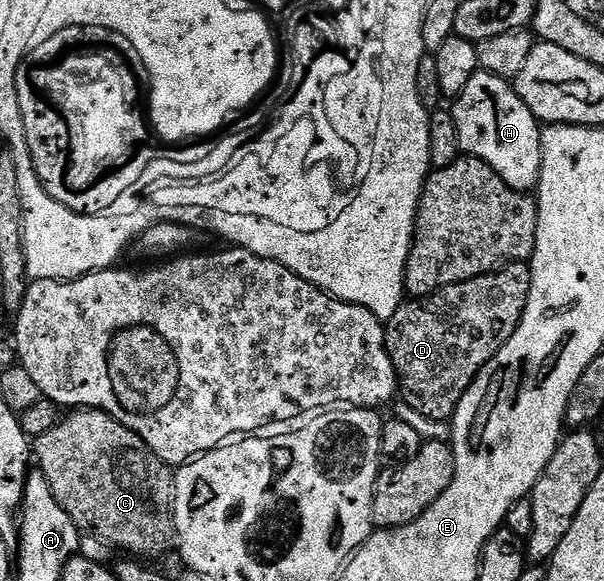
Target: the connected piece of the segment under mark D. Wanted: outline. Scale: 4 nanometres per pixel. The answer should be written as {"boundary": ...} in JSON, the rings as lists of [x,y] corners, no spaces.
{"boundary":[[[509,263],[486,275],[475,277],[455,285],[440,287],[435,293],[422,299],[410,298],[384,324],[385,348],[397,371],[397,381],[403,399],[425,417],[435,421],[452,420],[463,393],[475,381],[477,374],[499,353],[499,349],[513,336],[523,313],[527,309],[527,297],[531,293],[530,264]]]}

